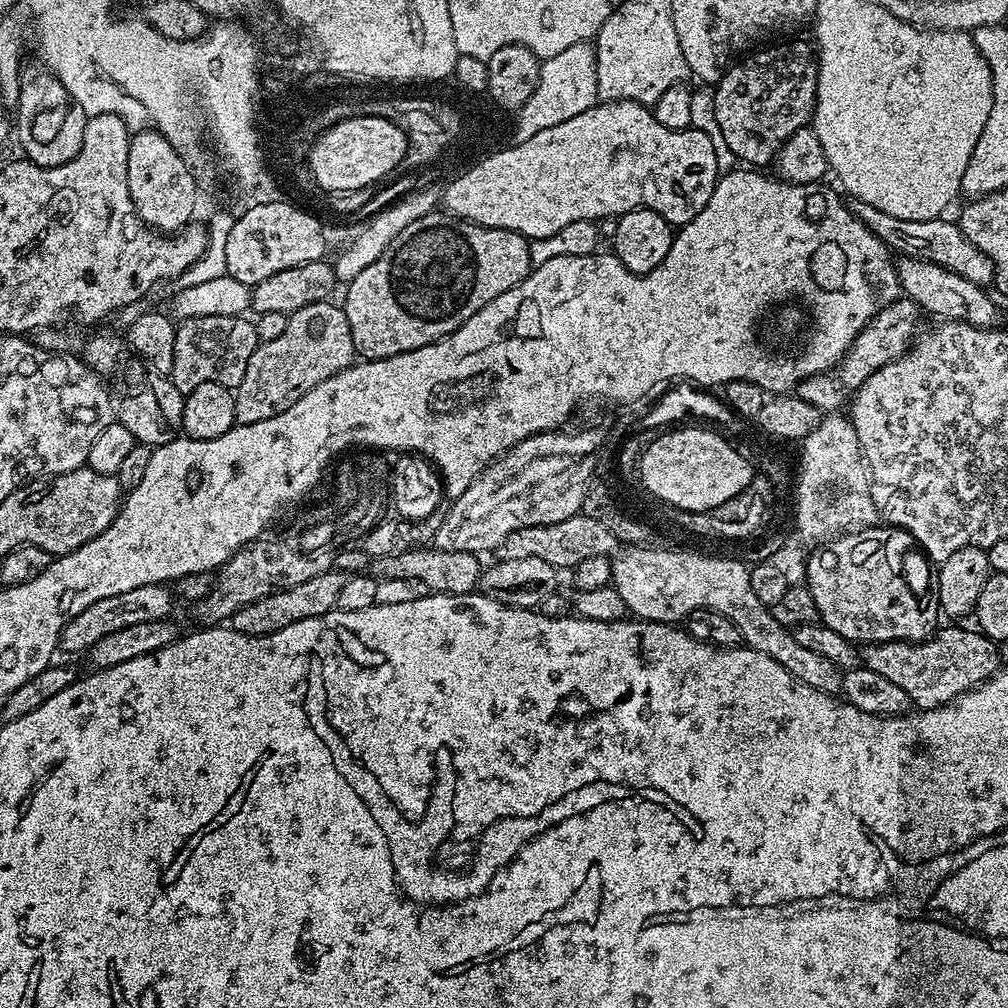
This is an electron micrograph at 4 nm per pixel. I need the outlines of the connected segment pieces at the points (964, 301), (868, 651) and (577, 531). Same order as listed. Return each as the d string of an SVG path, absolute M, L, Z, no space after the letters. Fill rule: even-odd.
M904 258L896 264L903 295L913 300L925 313L940 316L941 321L961 320L975 328L995 328L1001 323L996 304L985 289L970 282L962 274L950 272L932 261Z
M940 628L929 635L927 640L891 640L881 644L866 644L859 649L860 664L883 674L895 682L912 699L917 709L940 708L956 700L963 692L969 692L1001 667L997 641L991 640L979 630L968 628Z
M577 514L562 522L526 526L522 530L514 530L494 549L494 556L496 560L542 558L542 562L550 562L558 570L564 568L572 570L578 562L582 562L582 558L611 557L617 548L618 541L615 534L606 526L602 526L602 522Z

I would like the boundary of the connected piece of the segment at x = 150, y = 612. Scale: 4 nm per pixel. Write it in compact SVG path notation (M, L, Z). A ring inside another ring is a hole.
M164 584L138 586L138 590L126 590L126 594L114 594L114 598L102 598L94 602L94 606L86 606L82 614L78 614L66 625L60 635L59 651L87 653L98 642L98 638L106 638L106 634L114 634L114 630L122 630L125 626L134 626L138 622L154 622L171 617L174 597L171 587Z

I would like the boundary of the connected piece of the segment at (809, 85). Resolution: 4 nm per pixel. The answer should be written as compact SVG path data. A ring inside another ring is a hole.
M800 40L797 44L768 47L772 46L761 47L737 59L714 85L714 113L719 129L737 161L748 166L771 165L786 138L805 127L816 108L816 53L813 45Z

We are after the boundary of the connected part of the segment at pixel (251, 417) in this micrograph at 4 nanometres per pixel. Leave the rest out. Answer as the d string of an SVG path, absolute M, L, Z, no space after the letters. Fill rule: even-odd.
M330 300L311 303L289 313L282 334L257 343L242 382L233 391L236 424L253 425L288 410L303 394L357 359L343 307L332 303Z

